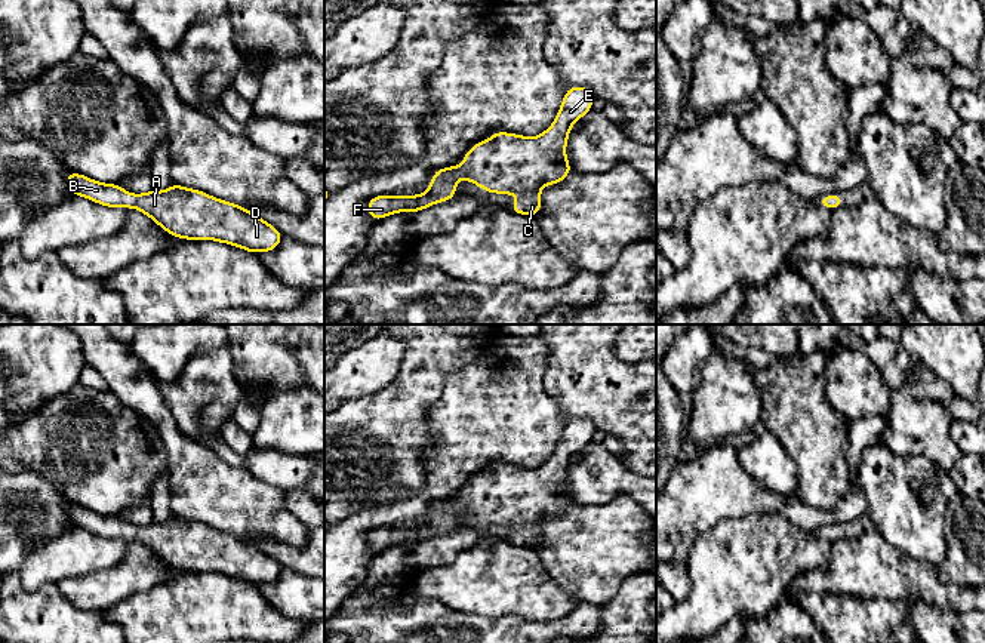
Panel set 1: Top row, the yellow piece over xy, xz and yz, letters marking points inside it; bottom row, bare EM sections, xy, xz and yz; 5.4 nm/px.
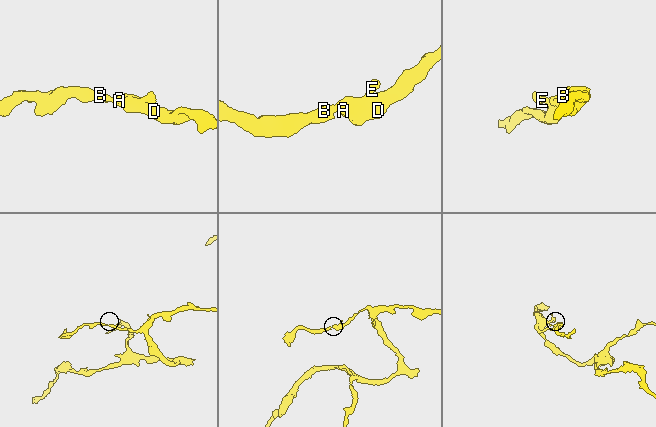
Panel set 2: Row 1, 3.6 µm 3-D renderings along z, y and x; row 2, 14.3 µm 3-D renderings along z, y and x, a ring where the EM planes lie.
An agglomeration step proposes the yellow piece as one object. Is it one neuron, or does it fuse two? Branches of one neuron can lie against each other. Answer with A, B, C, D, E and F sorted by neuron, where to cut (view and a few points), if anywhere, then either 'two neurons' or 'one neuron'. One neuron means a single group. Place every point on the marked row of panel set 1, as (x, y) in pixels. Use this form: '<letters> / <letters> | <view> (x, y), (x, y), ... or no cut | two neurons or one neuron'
A B C D E F | no cut | one neuron

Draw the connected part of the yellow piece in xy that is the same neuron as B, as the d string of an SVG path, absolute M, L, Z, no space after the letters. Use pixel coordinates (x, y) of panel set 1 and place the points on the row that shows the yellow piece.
M70 170L67 182L74 196L107 207L138 209L178 239L216 240L250 253L271 252L283 239L277 228L249 209L182 185L129 194L117 184L102 184Z

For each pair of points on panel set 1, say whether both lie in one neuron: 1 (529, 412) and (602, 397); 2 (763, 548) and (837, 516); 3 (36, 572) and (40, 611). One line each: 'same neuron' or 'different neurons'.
1: different neurons
2: different neurons
3: different neurons

